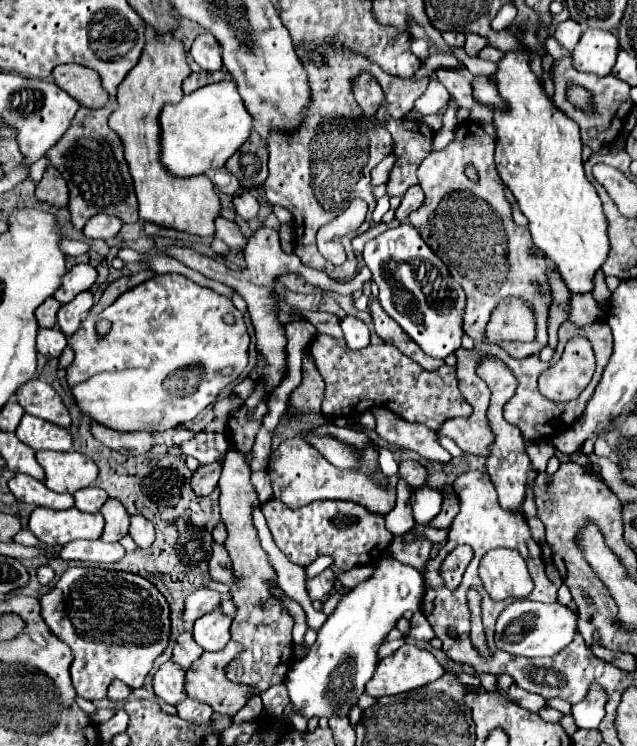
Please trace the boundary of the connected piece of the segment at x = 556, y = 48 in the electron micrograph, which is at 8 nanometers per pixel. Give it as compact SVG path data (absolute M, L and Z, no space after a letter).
M552 36L546 38L546 44L544 44L544 46L546 46L546 52L548 52L554 60L560 58L560 56L568 56L568 52L566 52L566 50L564 50L564 48L562 48L562 46L552 38Z

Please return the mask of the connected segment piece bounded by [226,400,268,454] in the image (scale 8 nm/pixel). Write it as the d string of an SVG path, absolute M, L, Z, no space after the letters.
M262 400L262 402L258 404L258 408L254 410L254 420L252 420L252 422L246 420L246 408L244 408L244 406L230 418L230 422L228 422L228 432L230 432L230 434L226 434L226 436L228 436L228 440L232 442L232 446L234 446L238 452L246 454L246 452L252 448L254 436L256 436L260 424L262 424L262 416L264 416L266 412L268 412L268 410L266 410L266 404L264 404L264 400Z

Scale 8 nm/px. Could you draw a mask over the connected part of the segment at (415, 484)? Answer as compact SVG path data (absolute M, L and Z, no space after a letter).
M402 460L402 462L400 462L400 478L402 478L404 482L408 482L410 488L412 488L412 492L414 492L416 488L426 486L428 472L426 472L426 468L424 468L422 464L418 464L418 462Z

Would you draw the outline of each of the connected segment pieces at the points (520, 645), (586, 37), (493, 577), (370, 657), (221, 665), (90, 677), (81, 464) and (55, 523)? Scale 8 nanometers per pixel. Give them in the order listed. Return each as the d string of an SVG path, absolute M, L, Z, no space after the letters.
M514 600L502 610L496 622L496 646L516 656L556 656L566 648L576 634L576 612L560 602L542 604L532 600Z
M588 28L572 52L574 68L596 76L608 76L616 64L616 54L618 36L614 32Z
M510 548L490 550L480 562L478 576L494 602L508 598L528 598L534 588L526 562L516 550Z
M382 558L370 580L344 594L334 614L328 616L318 630L318 638L310 646L308 656L294 662L288 670L284 684L288 688L292 712L306 720L348 716L350 708L356 706L358 696L364 692L366 682L374 674L378 646L406 610L420 610L422 596L424 580L416 568L406 566L396 558Z
M230 640L226 644L224 650L218 652L204 652L188 670L186 670L186 684L184 690L190 698L196 698L200 702L206 702L214 708L214 712L218 714L226 714L226 716L234 716L240 708L244 708L248 704L248 700L252 696L258 696L258 692L254 688L248 688L248 684L236 684L230 682L226 678L226 666L240 656L240 652L244 652L244 648L240 648L240 644L236 644L234 640Z
M68 568L60 576L58 584L40 598L40 606L44 622L74 652L70 674L76 694L92 702L106 698L106 690L114 678L126 682L130 688L142 688L154 660L166 650L170 640L170 606L166 598L162 596L162 592L158 592L158 588L152 582L134 572L108 572L102 568Z
M38 450L36 460L46 472L44 484L56 492L74 494L76 490L92 486L98 476L98 466L88 456L74 450Z
M36 508L30 514L30 532L48 546L64 546L76 538L96 540L102 536L104 518L100 512L86 514L76 508L70 510L50 510L50 508Z

